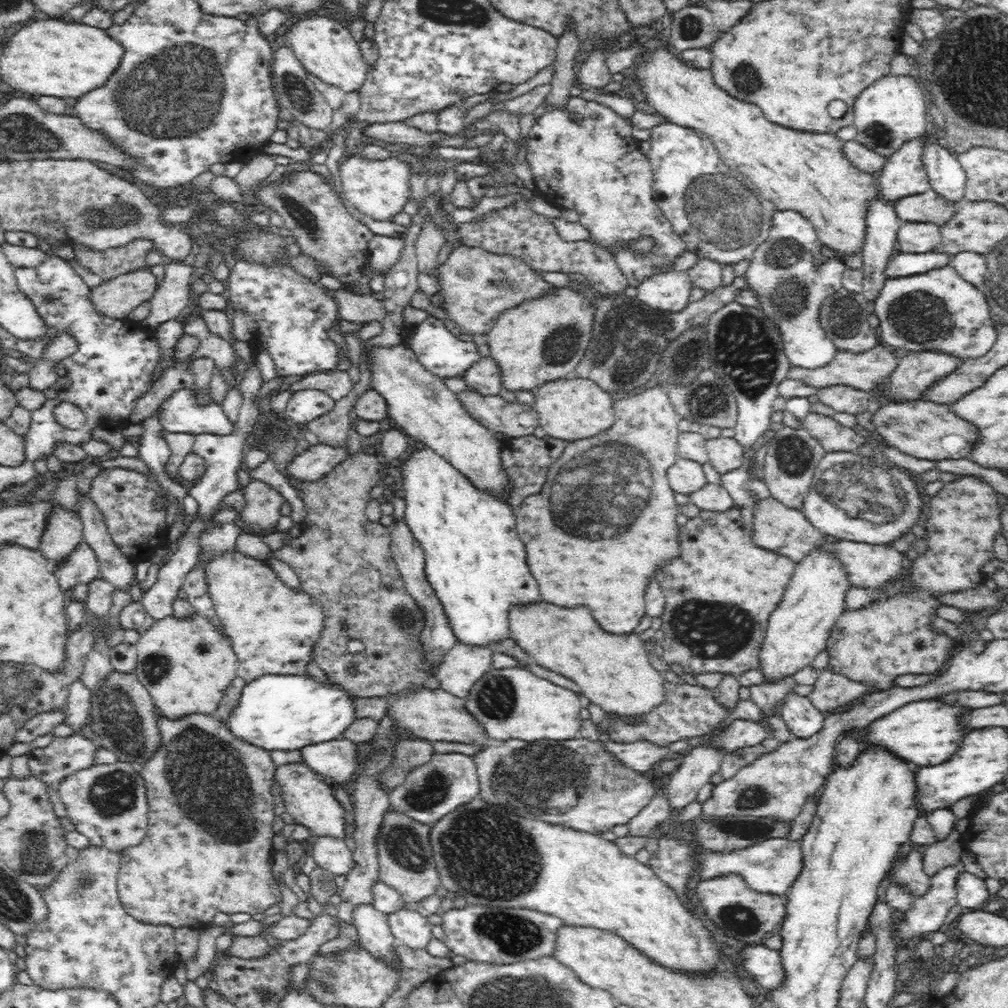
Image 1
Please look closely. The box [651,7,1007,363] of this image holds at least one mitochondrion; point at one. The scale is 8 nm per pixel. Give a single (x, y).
(712, 209)

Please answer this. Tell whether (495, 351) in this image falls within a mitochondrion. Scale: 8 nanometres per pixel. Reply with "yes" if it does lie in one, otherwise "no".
no

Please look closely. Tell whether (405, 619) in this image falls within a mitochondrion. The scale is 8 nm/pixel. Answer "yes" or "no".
yes

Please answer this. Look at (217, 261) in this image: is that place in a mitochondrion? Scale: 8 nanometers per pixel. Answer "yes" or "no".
no

